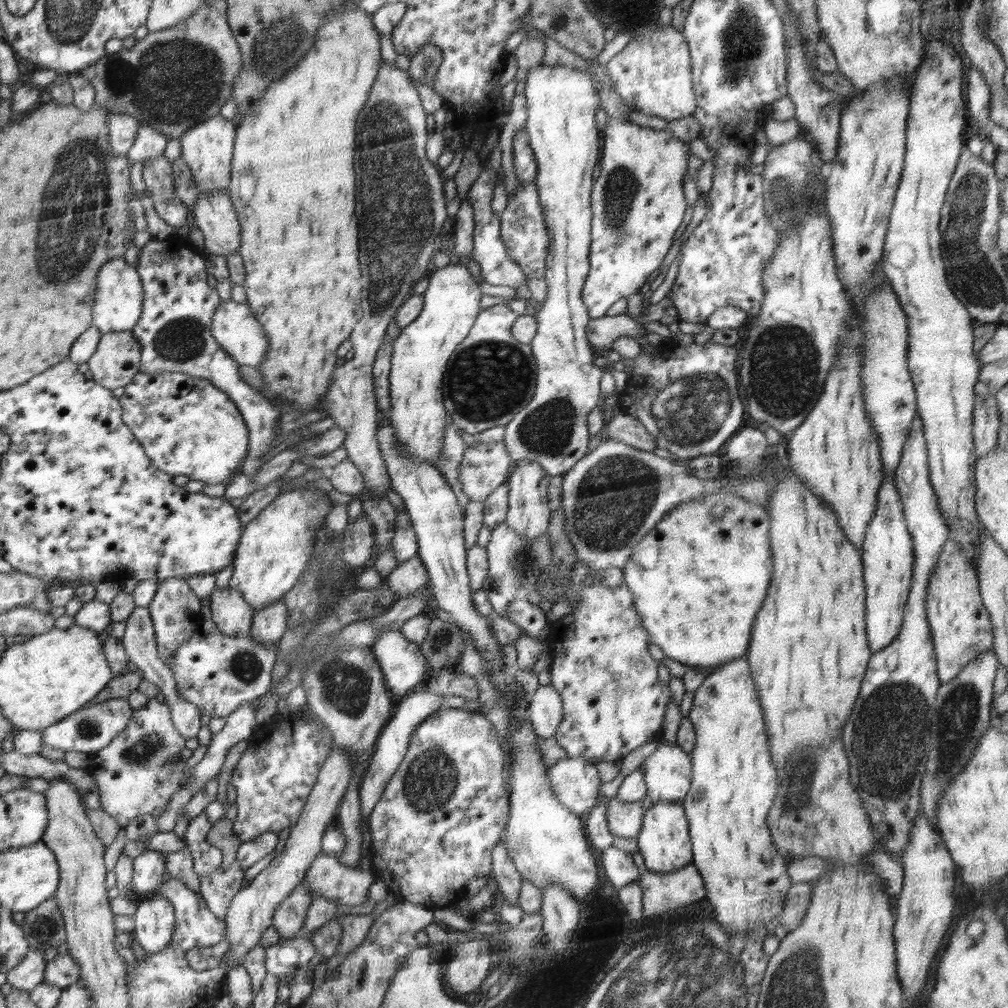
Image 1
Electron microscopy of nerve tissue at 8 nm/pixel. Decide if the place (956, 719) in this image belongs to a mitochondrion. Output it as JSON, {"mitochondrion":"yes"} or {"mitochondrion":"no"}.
{"mitochondrion":"yes"}

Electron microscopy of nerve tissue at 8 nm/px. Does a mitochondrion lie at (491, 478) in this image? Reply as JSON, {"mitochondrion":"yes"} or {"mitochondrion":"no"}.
{"mitochondrion":"no"}

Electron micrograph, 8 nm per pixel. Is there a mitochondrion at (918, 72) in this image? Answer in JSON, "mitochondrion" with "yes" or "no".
{"mitochondrion":"no"}

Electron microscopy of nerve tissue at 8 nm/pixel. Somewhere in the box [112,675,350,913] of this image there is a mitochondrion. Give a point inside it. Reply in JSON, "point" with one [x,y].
{"point":[150,747]}

